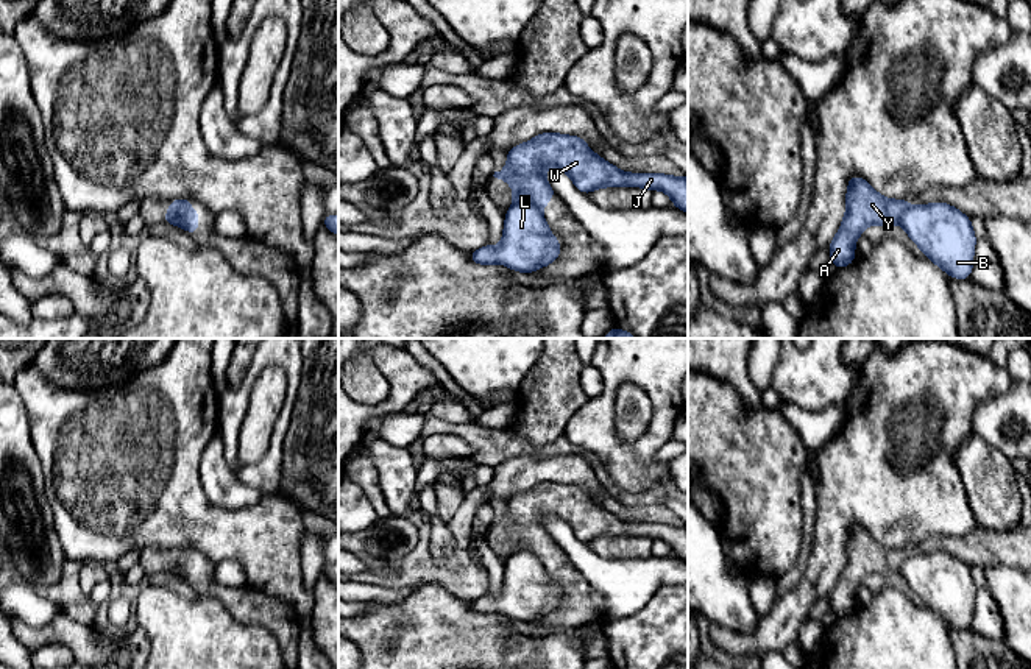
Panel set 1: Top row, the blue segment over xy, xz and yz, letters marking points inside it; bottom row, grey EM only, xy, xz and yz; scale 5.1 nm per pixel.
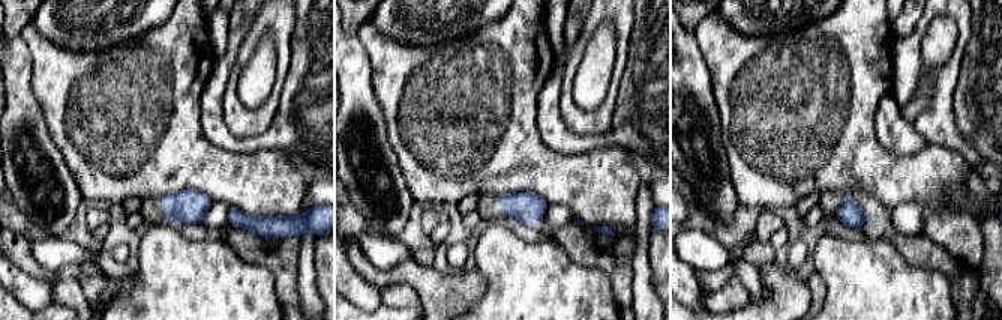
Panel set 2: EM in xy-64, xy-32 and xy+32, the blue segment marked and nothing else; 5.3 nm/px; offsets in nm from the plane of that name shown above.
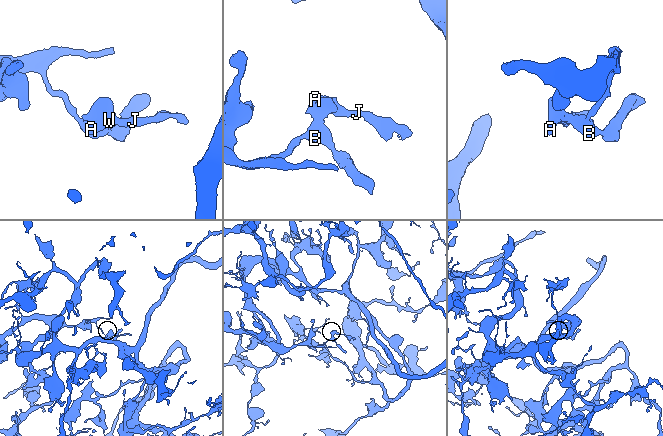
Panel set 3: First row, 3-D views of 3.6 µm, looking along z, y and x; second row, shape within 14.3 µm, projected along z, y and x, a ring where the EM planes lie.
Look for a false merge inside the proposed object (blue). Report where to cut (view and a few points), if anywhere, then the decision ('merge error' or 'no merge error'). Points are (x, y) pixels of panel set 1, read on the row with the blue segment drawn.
cut xz (534, 203), (517, 201), (513, 205); merge error

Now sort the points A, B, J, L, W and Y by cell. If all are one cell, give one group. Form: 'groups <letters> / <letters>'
groups A J W Y / B L

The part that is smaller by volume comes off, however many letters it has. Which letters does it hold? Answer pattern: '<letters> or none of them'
A, J, W, Y

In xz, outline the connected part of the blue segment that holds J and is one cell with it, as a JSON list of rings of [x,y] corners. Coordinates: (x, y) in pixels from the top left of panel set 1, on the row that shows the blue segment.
[[[541,133],[507,151],[507,167],[494,172],[513,187],[513,204],[538,203],[549,211],[547,200],[557,196],[544,168],[555,167],[571,176],[577,190],[590,193],[601,187],[646,187],[666,192],[672,204],[688,214],[688,176],[663,173],[625,173],[593,153],[579,136]]]

